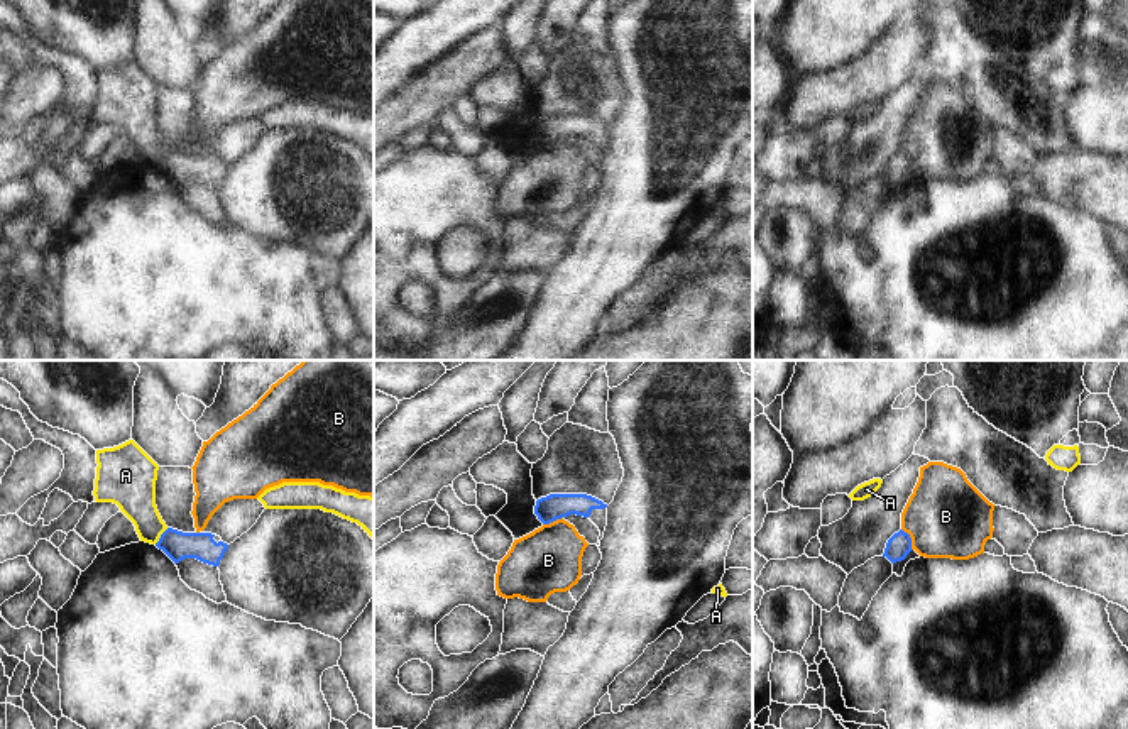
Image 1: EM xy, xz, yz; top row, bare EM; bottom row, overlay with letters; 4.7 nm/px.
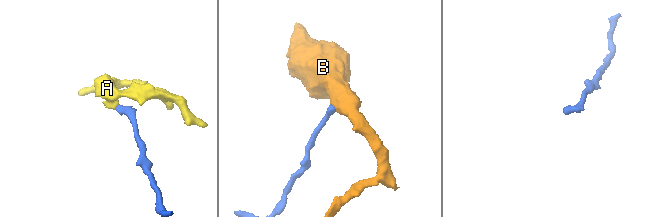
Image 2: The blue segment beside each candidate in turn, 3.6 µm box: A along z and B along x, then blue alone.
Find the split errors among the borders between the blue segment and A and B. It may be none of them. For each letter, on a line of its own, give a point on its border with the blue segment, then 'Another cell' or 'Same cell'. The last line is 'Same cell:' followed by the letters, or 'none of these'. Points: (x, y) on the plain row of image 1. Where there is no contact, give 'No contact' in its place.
A: Touches blue at xy (161, 158). Another cell
B: Touches blue at yz (910, 159). Another cell
Same cell: none of these.

